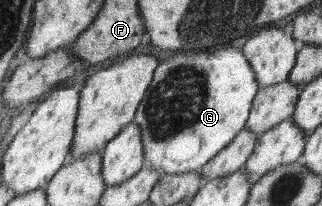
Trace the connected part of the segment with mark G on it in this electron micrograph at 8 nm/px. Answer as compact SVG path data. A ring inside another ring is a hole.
M236 47L202 51L202 55L200 51L180 53L168 59L166 63L160 63L155 73L155 80L148 88L147 95L135 117L135 122L142 130L145 161L149 161L149 164L162 175L192 173L200 170L228 147L246 127L260 88L248 58Z

